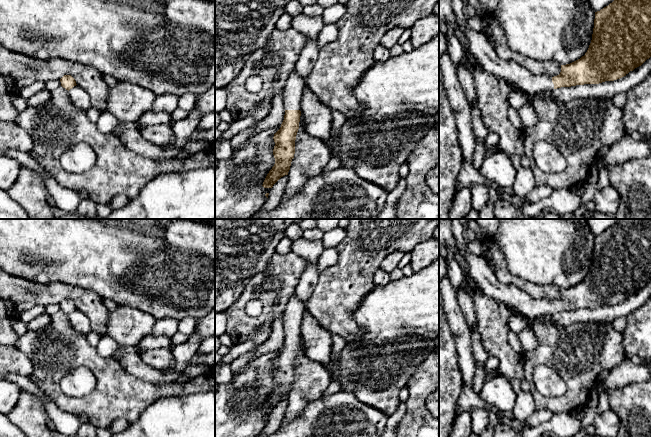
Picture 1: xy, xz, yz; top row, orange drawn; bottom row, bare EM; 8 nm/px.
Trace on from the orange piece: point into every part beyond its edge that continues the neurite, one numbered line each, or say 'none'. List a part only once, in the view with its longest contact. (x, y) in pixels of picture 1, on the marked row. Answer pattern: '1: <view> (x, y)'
1: xz (293, 90)

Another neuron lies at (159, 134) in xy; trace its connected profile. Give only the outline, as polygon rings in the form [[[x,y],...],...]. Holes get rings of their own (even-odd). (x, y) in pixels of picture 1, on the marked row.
[[[155,124],[144,127],[140,130],[144,139],[162,146],[165,143],[173,142],[173,128],[168,124]]]

